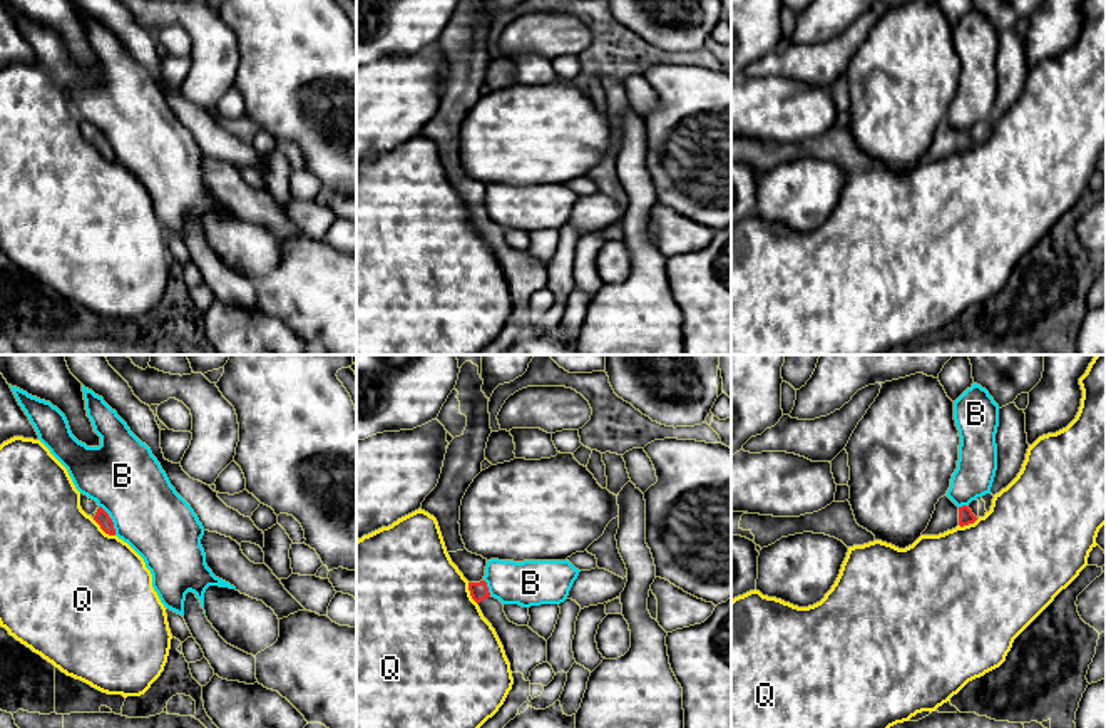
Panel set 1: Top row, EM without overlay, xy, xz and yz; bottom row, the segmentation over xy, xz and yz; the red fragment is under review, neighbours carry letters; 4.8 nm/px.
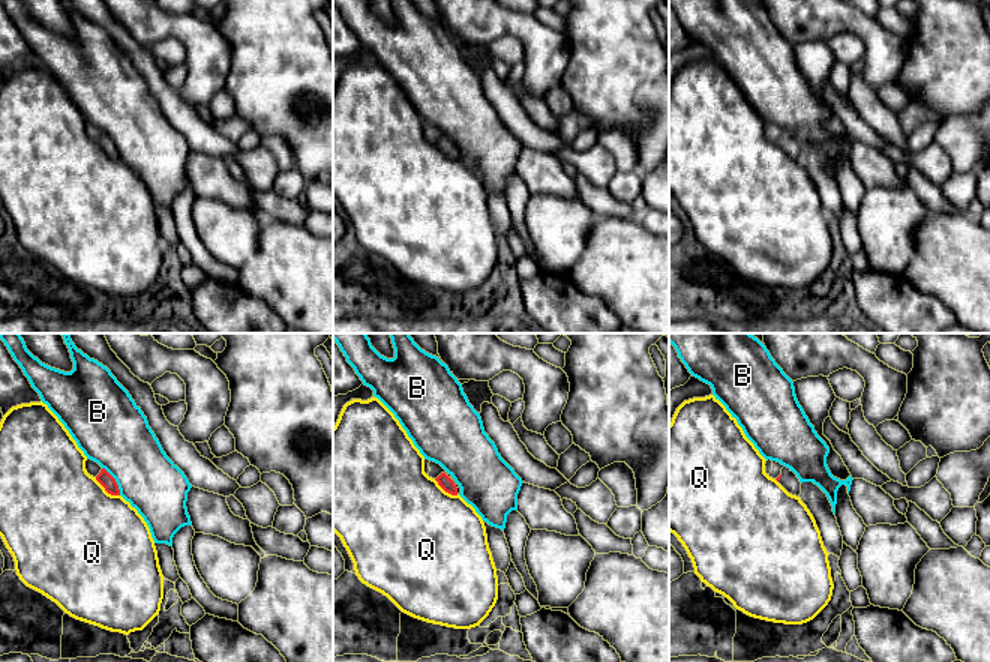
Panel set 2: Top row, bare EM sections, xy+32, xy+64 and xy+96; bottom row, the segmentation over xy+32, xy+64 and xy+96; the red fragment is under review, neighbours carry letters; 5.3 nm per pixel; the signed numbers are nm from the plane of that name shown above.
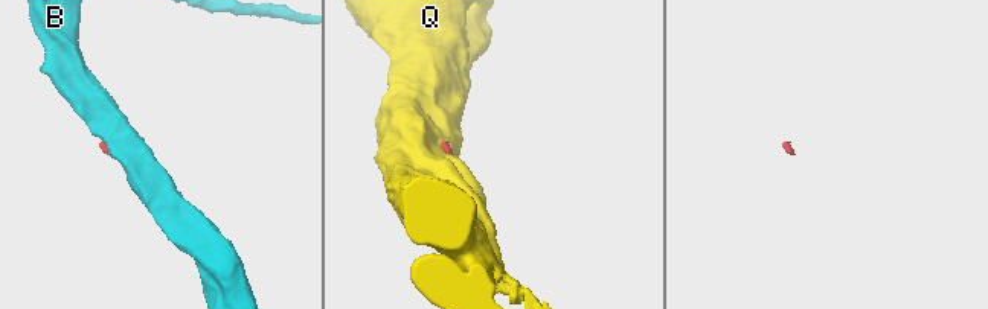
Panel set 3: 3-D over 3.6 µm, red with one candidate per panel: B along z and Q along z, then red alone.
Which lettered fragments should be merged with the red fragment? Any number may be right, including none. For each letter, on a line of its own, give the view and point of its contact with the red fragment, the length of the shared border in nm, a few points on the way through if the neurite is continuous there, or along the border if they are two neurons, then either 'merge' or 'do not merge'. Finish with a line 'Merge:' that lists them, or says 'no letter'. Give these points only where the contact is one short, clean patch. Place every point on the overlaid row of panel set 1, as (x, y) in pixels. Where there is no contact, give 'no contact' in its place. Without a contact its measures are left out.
B: meets red in xy at (111, 521); contact 170 nm long; border along xy (99, 506), (111, 519), (116, 534); do not merge
Q: meets red in xy at (104, 531); contact 140 nm long; border along xy (92, 519), (114, 536); do not merge
Merge: no letter

